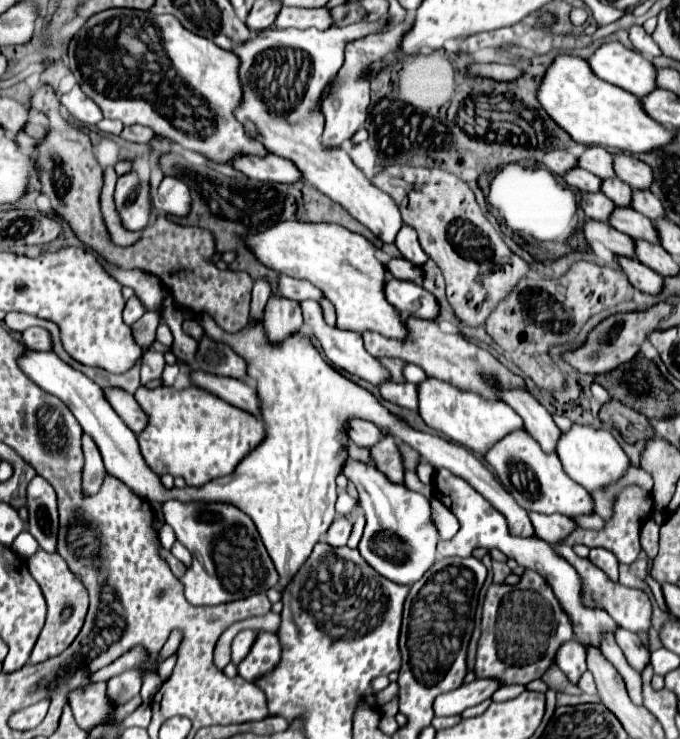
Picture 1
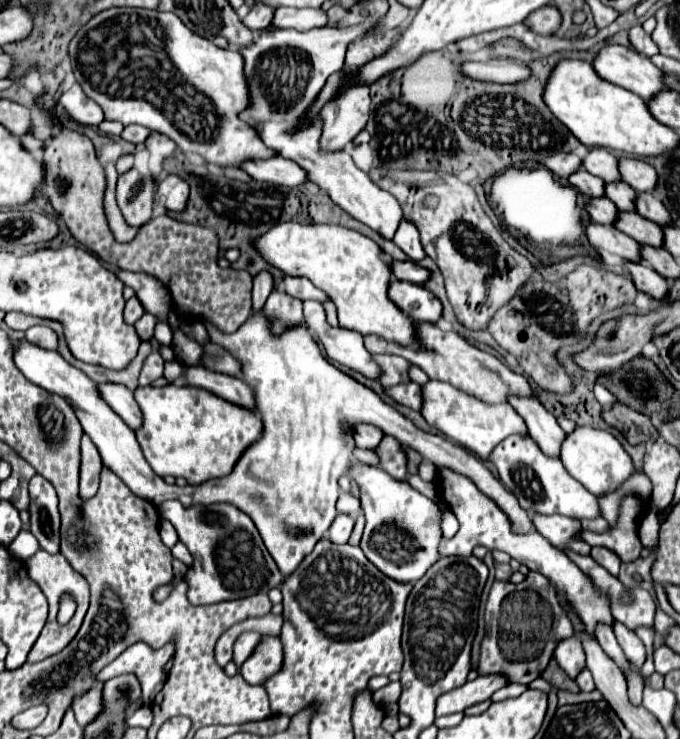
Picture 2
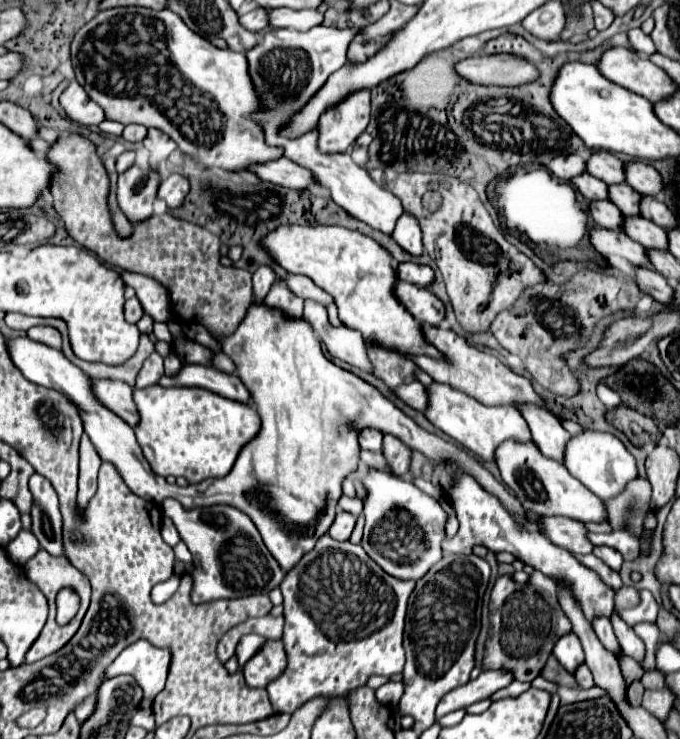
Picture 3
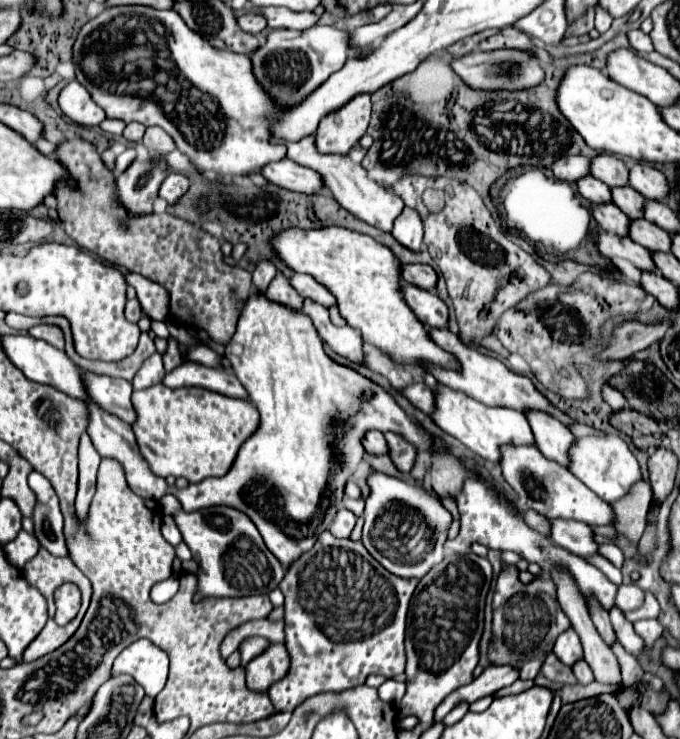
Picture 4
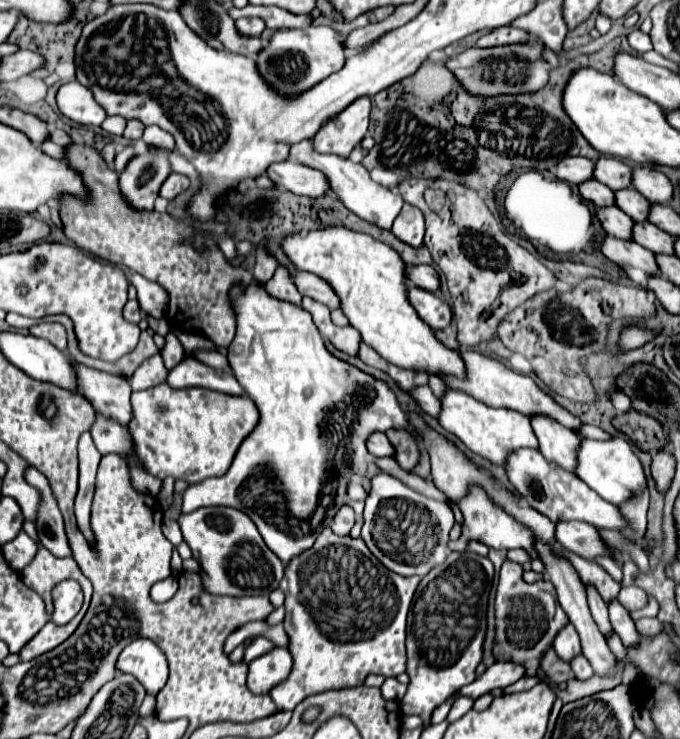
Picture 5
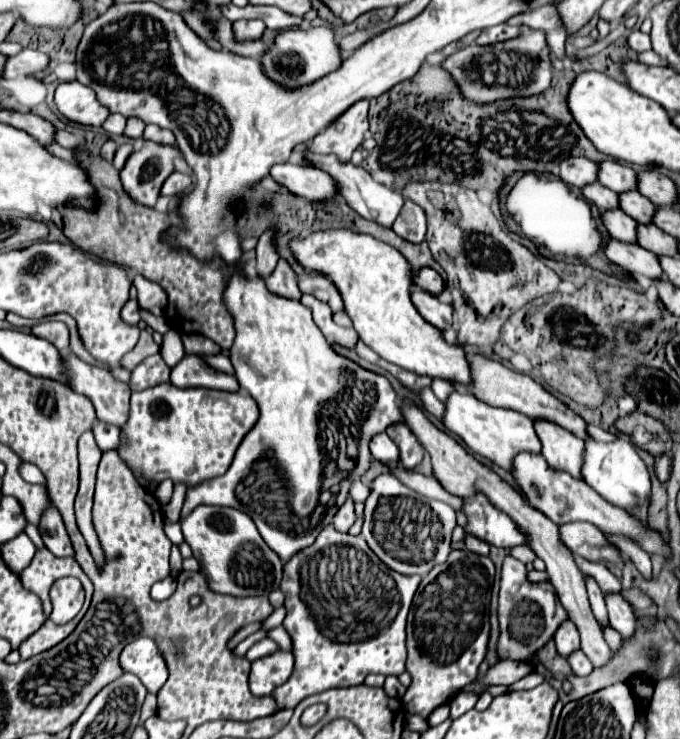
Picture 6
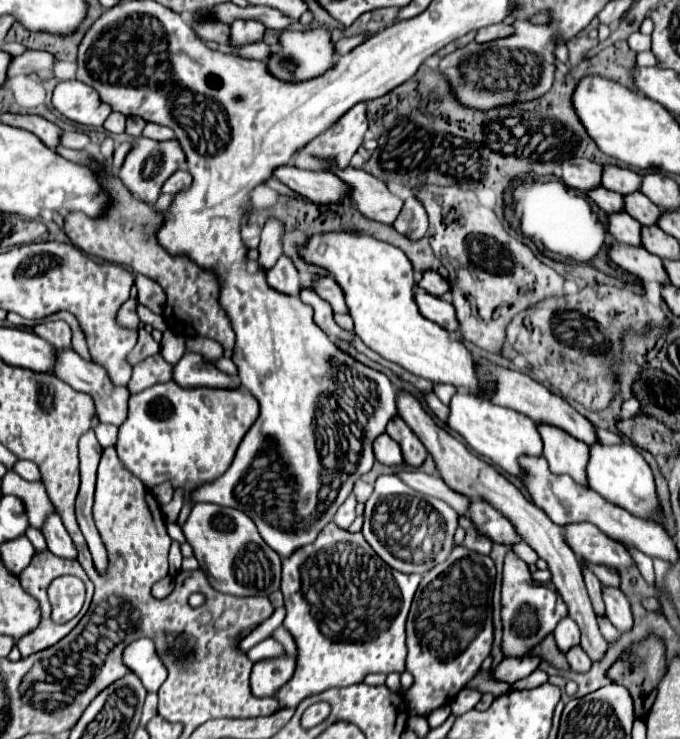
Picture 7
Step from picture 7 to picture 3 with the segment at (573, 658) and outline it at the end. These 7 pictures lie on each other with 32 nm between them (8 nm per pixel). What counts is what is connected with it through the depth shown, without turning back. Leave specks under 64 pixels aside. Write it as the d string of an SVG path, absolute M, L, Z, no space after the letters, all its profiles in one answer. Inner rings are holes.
M580 664L580 666L576 668L574 676L576 676L576 680L578 680L578 684L580 684L582 688L590 688L590 686L594 684L594 682L592 682L592 672L590 672L590 668L588 668L586 664Z

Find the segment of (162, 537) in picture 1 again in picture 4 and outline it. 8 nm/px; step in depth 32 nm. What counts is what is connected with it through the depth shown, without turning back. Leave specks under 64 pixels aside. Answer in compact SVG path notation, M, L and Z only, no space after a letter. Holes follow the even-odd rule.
M163 516L161 532L165 540L175 547L182 542L182 536L177 526L170 525L170 521L174 522L171 516Z

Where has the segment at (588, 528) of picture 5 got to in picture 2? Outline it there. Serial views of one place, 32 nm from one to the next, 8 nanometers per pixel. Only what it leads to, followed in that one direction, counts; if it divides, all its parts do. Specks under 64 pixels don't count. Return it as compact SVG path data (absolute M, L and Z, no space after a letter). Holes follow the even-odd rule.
M534 514L532 522L536 530L556 548L570 548L576 554L588 554L590 546L584 544L584 540L578 540L578 532L582 532L582 524L574 518L566 516L542 516Z

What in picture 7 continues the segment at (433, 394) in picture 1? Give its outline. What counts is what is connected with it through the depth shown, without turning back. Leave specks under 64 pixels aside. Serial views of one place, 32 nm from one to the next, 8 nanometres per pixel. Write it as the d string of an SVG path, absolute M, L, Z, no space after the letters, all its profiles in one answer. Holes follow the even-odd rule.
M464 392L454 394L450 402L448 426L456 430L476 454L488 458L492 464L500 466L502 470L516 478L526 476L524 468L518 464L520 456L542 456L542 438L538 434L538 426L534 424L534 420L472 394Z

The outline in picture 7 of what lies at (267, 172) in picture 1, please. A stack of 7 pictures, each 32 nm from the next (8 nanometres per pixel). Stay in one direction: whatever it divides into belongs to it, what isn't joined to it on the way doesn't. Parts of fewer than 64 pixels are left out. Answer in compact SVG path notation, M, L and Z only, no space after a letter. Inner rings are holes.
M286 164L276 168L274 176L316 204L340 204L350 194L350 186L344 180L340 184L340 178L332 172L308 172Z

